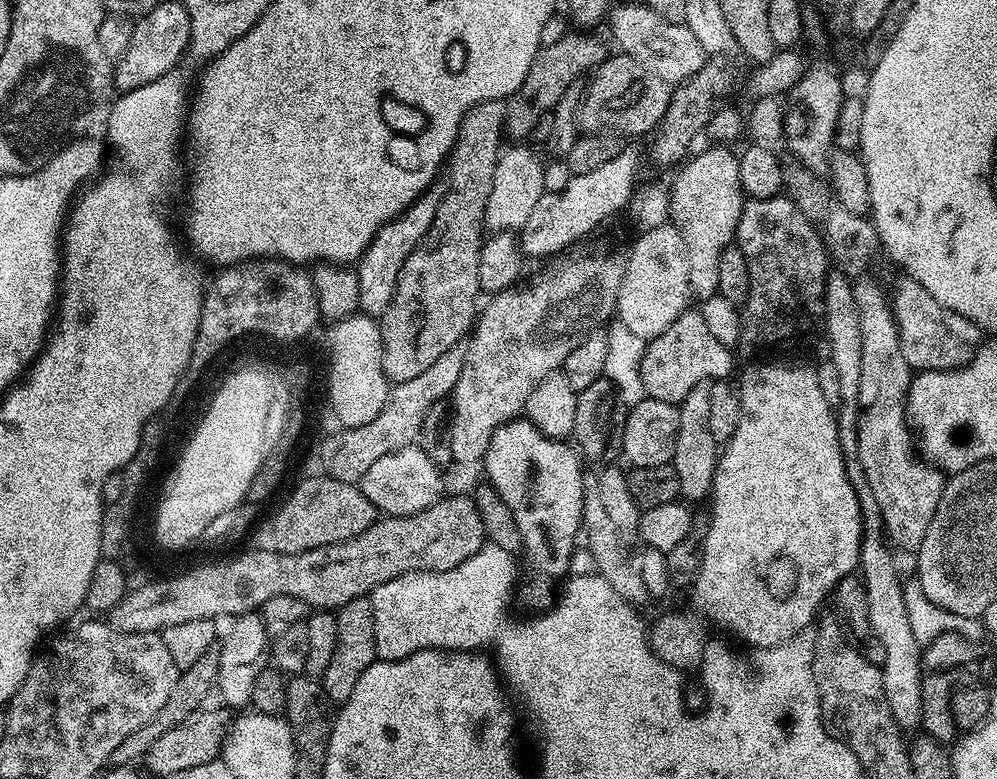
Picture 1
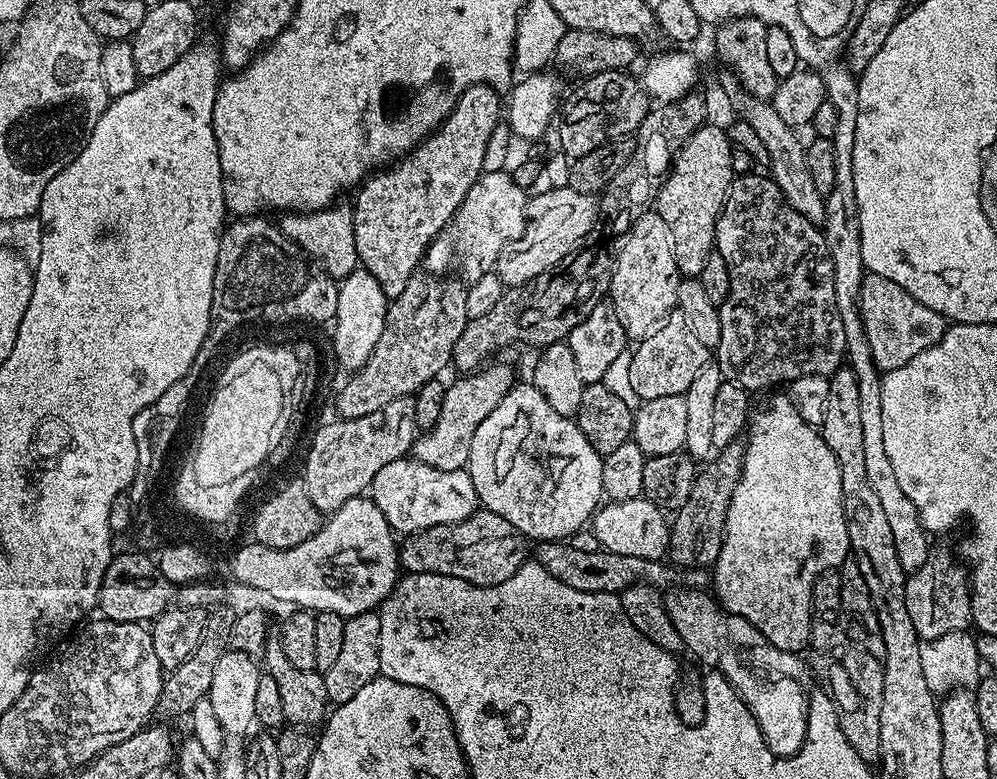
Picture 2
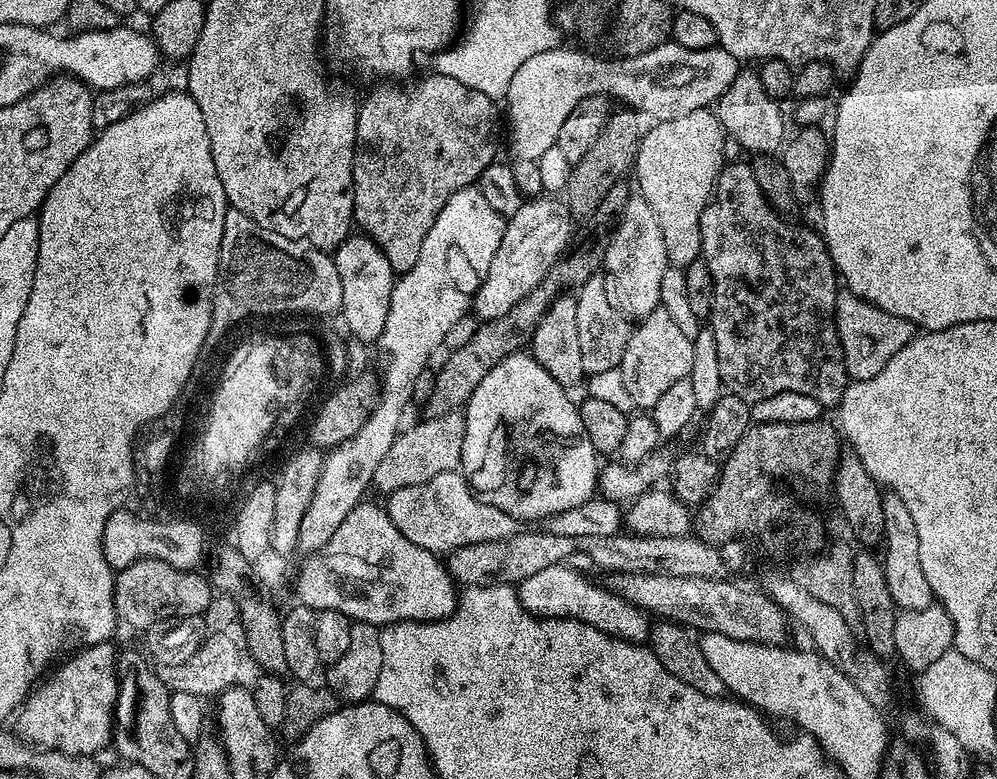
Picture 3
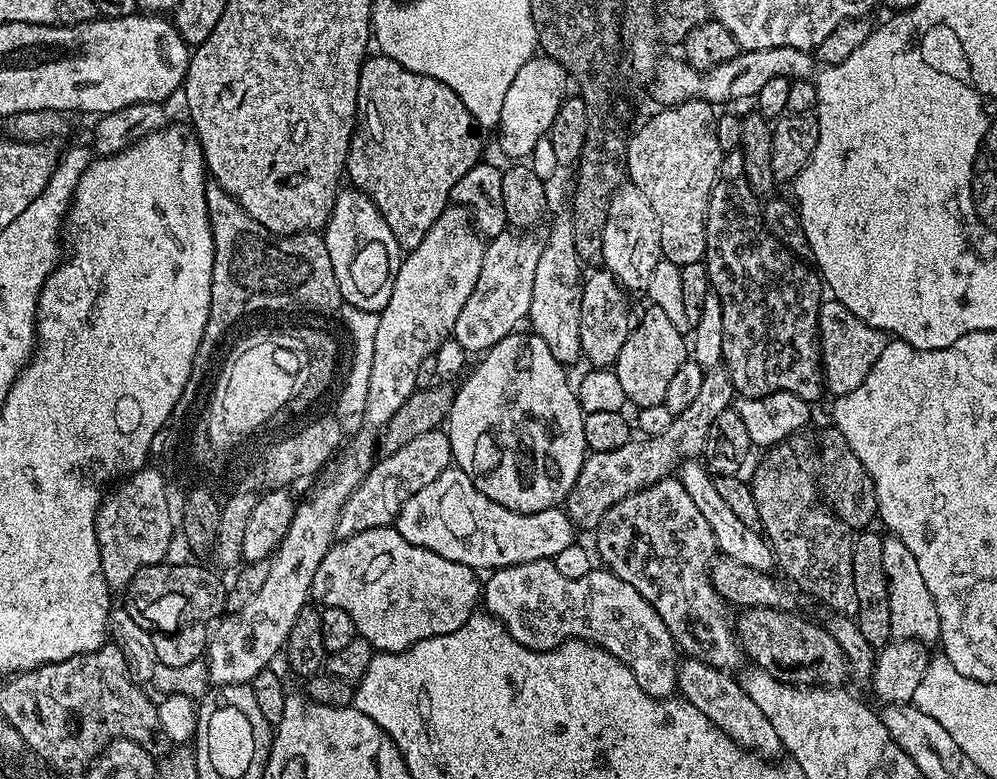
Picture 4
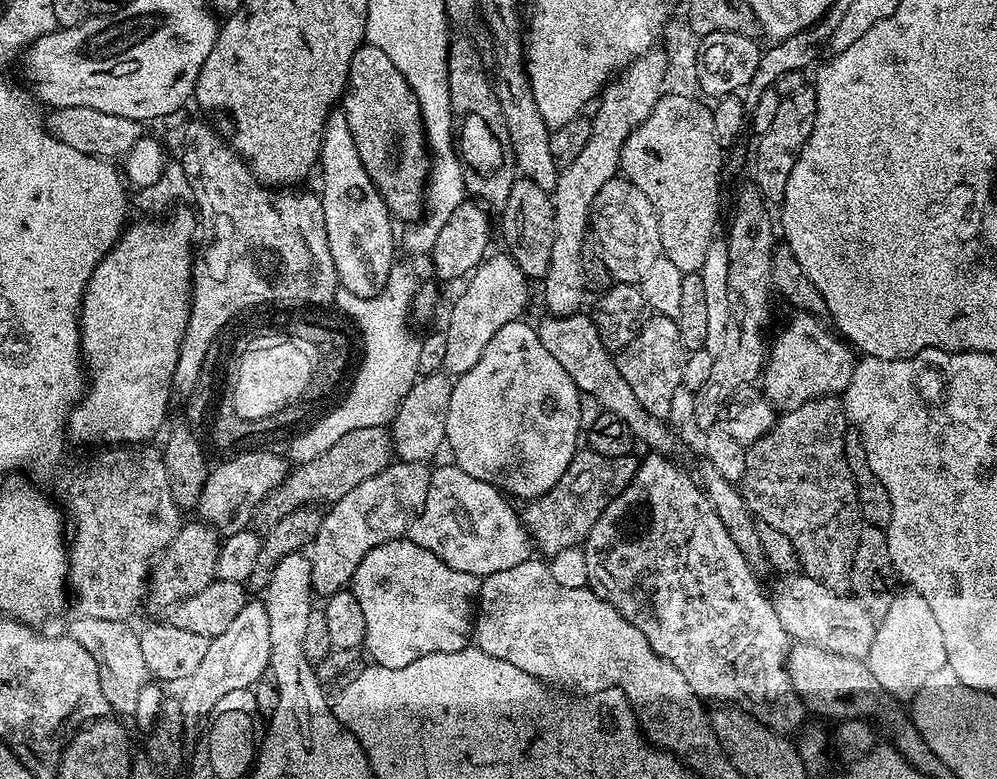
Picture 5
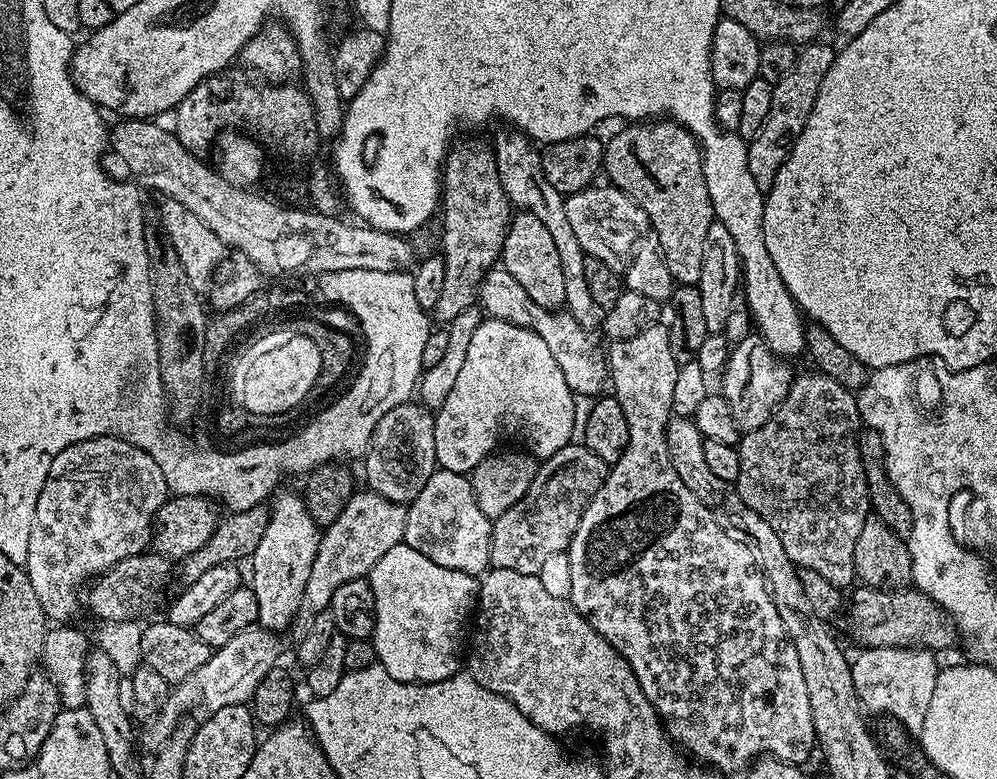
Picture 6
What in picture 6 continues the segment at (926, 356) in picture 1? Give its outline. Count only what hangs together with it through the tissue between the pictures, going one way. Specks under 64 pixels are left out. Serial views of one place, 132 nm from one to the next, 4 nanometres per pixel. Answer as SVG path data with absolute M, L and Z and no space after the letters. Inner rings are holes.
M750 334L746 338L735 341L732 353L727 353L726 363L722 368L724 388L722 395L730 406L730 414L734 414L734 422L741 433L762 426L775 412L777 406L786 398L794 379L794 372L788 369L787 359L775 356L759 335Z

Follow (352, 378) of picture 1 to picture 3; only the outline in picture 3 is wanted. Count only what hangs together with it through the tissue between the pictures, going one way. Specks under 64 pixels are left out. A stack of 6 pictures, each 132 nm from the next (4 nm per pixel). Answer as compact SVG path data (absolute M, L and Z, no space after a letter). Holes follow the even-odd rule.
M350 234L334 249L334 259L338 266L338 278L342 278L342 306L340 312L344 316L344 324L352 331L351 335L357 340L365 342L379 341L382 334L382 326L386 326L386 314L390 310L390 298L392 297L392 285L394 273L390 262L386 262L386 254L373 240L363 234Z

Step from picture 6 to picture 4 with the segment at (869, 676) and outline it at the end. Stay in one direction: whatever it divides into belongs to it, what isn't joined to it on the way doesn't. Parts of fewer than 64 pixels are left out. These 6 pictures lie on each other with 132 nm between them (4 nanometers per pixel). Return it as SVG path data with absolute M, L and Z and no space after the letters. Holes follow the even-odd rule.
M888 534L882 542L882 567L886 570L886 582L890 594L890 626L896 640L918 640L925 646L935 645L940 639L940 619L938 606L934 606L934 598L930 598L930 589L922 582L922 574L918 570L918 562L914 554L910 554L906 542L897 536Z

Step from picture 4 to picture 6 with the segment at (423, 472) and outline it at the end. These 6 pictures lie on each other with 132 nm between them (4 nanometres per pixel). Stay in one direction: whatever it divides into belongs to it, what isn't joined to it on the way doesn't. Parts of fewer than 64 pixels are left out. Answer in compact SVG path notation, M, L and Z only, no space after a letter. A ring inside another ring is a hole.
M357 491L346 503L337 520L323 529L318 554L314 558L314 566L310 566L310 578L304 591L302 612L305 617L311 618L325 611L338 586L365 579L378 558L382 558L386 550L394 550L394 546L403 541L408 517L407 507L398 502L390 502L377 492L363 491Z

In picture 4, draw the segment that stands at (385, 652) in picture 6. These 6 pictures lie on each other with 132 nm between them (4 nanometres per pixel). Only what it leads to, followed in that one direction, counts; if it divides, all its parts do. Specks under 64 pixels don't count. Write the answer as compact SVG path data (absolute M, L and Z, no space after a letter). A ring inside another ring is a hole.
M395 527L367 528L353 536L343 537L343 539L333 543L332 547L328 549L328 553L324 555L322 562L318 562L318 570L314 574L314 582L312 583L311 599L317 605L325 608L346 610L346 614L350 614L350 618L354 618L354 626L359 639L364 640L367 644L371 644L376 652L405 652L410 646L417 644L419 640L450 634L454 630L458 630L471 618L472 613L477 611L478 605L482 600L482 580L481 577L478 578L476 576L479 575L475 568L455 564L438 554L434 554L430 550L426 550L422 546L414 546L410 542L406 542L406 538L402 538L402 534L398 534Z

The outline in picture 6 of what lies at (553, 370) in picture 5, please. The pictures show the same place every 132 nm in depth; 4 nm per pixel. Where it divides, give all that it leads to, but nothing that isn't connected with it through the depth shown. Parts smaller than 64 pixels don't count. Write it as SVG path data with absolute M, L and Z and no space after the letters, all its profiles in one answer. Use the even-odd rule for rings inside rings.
M481 319L478 330L474 330L474 338L470 338L462 371L450 394L446 394L446 402L442 402L435 413L434 439L438 465L445 472L471 474L478 462L497 451L496 443L503 436L517 436L532 444L531 451L540 458L558 454L558 450L572 443L575 401L576 396L570 386L566 386L566 378L558 367L558 362L554 362L554 354L550 354L546 342L542 342L538 334L511 322Z

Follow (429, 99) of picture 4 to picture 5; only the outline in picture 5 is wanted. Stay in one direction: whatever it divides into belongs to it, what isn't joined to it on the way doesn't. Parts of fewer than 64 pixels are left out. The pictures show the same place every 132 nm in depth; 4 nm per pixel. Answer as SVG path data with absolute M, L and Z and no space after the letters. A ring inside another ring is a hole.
M365 42L354 58L350 58L342 111L346 114L346 122L350 122L358 158L362 158L362 166L366 166L366 174L370 174L389 212L397 221L420 220L425 214L425 189L430 167L420 103L398 66L394 66L378 46Z

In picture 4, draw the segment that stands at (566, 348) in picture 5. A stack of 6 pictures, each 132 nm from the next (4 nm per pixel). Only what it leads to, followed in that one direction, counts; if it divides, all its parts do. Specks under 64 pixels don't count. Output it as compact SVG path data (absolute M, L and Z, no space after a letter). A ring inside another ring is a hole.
M693 458L683 461L678 468L678 479L680 485L686 490L686 494L690 494L694 506L698 506L702 518L706 518L710 530L716 539L716 546L721 556L729 556L734 558L734 562L742 562L742 566L750 566L759 572L771 573L774 568L774 557L772 554L772 546L767 539L759 531L750 529L734 514L725 499L721 497L716 489L716 479L709 472L699 459Z

